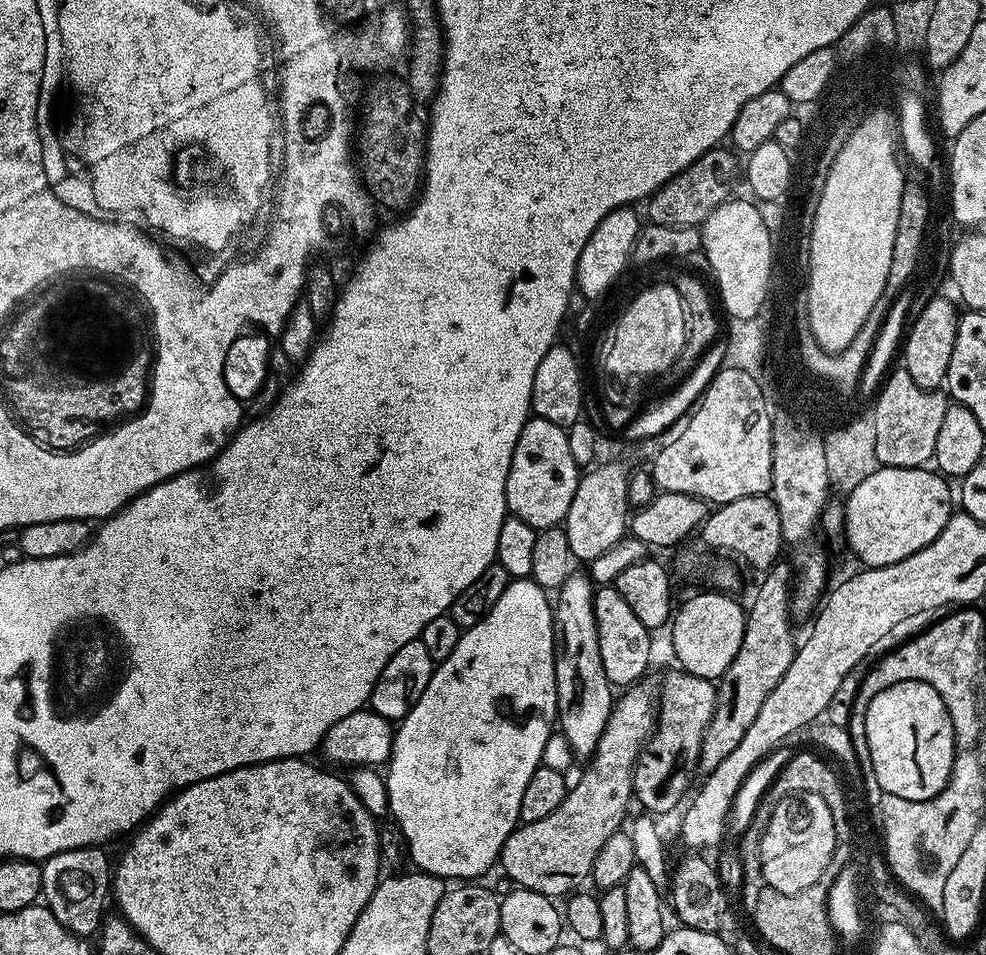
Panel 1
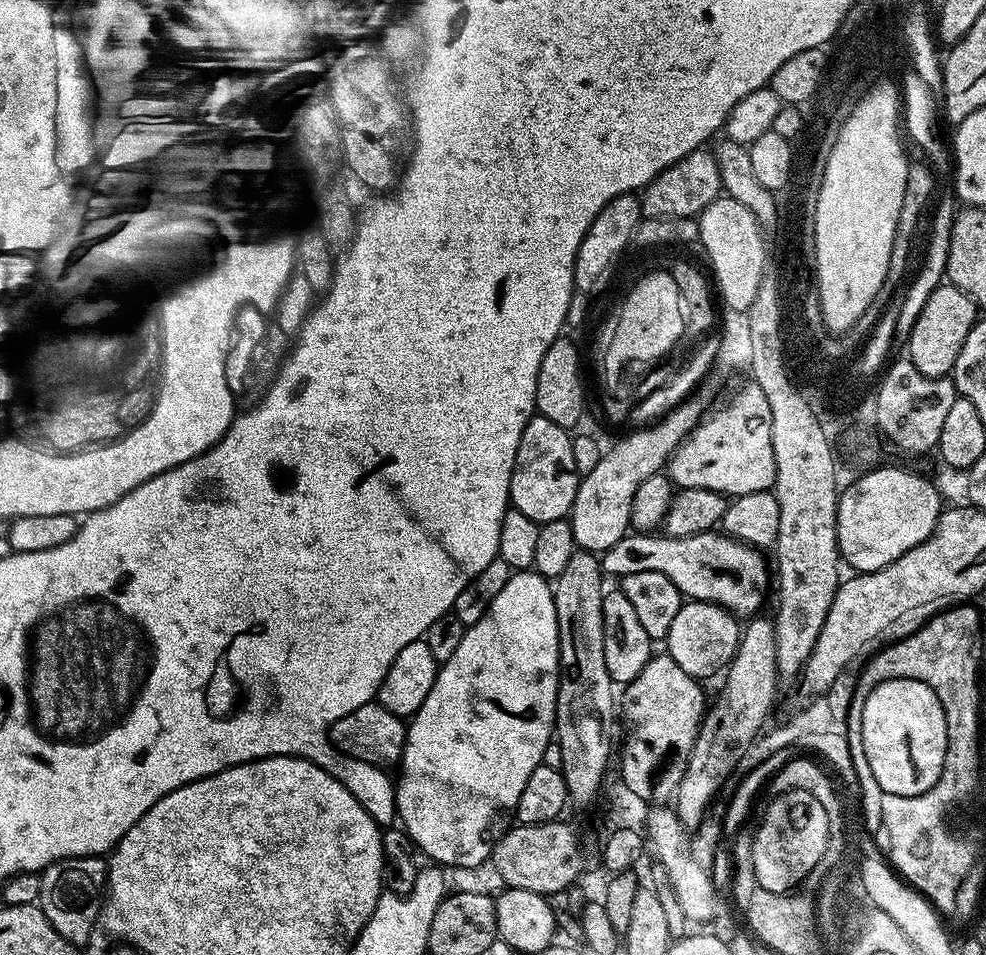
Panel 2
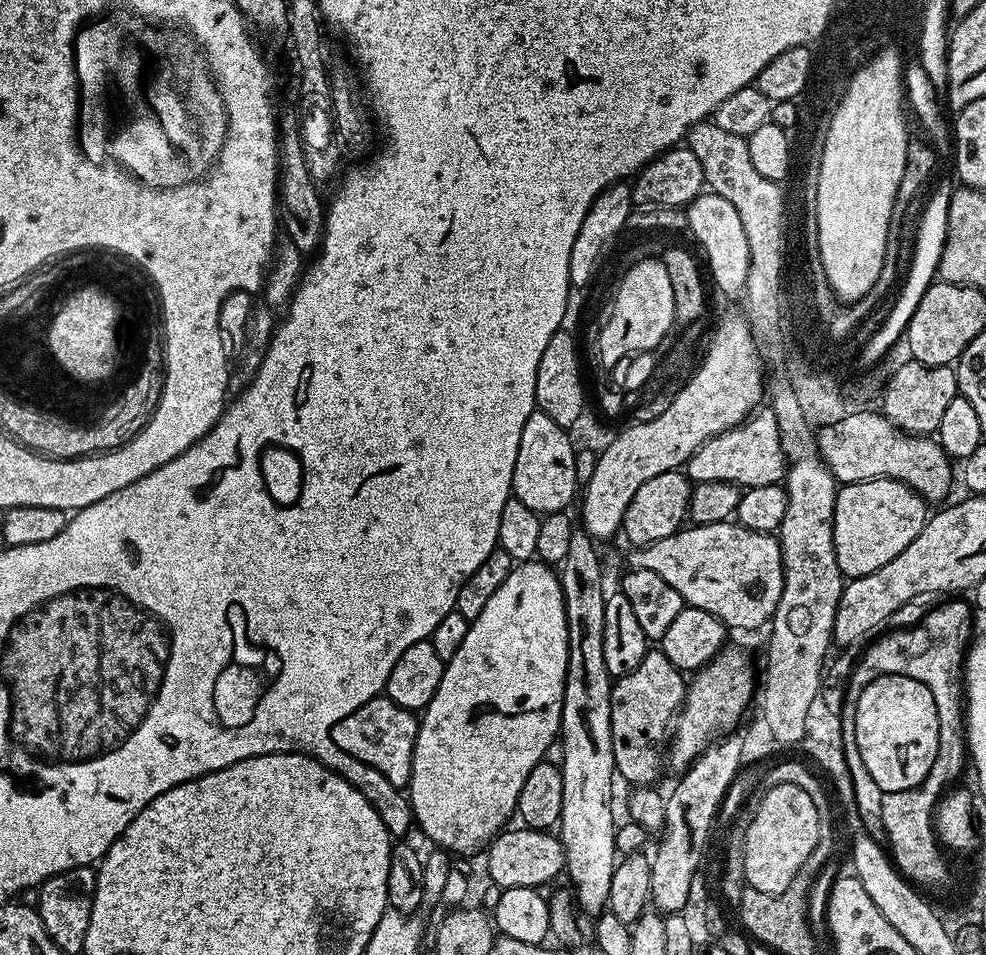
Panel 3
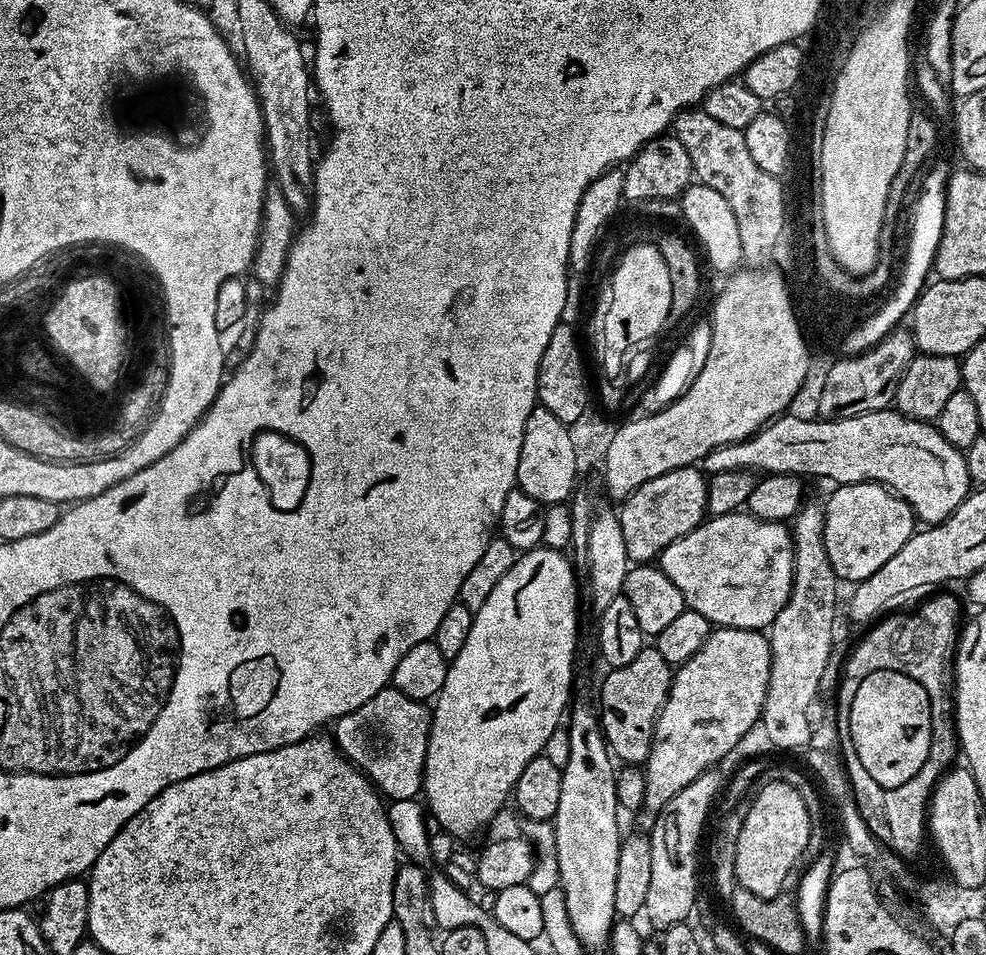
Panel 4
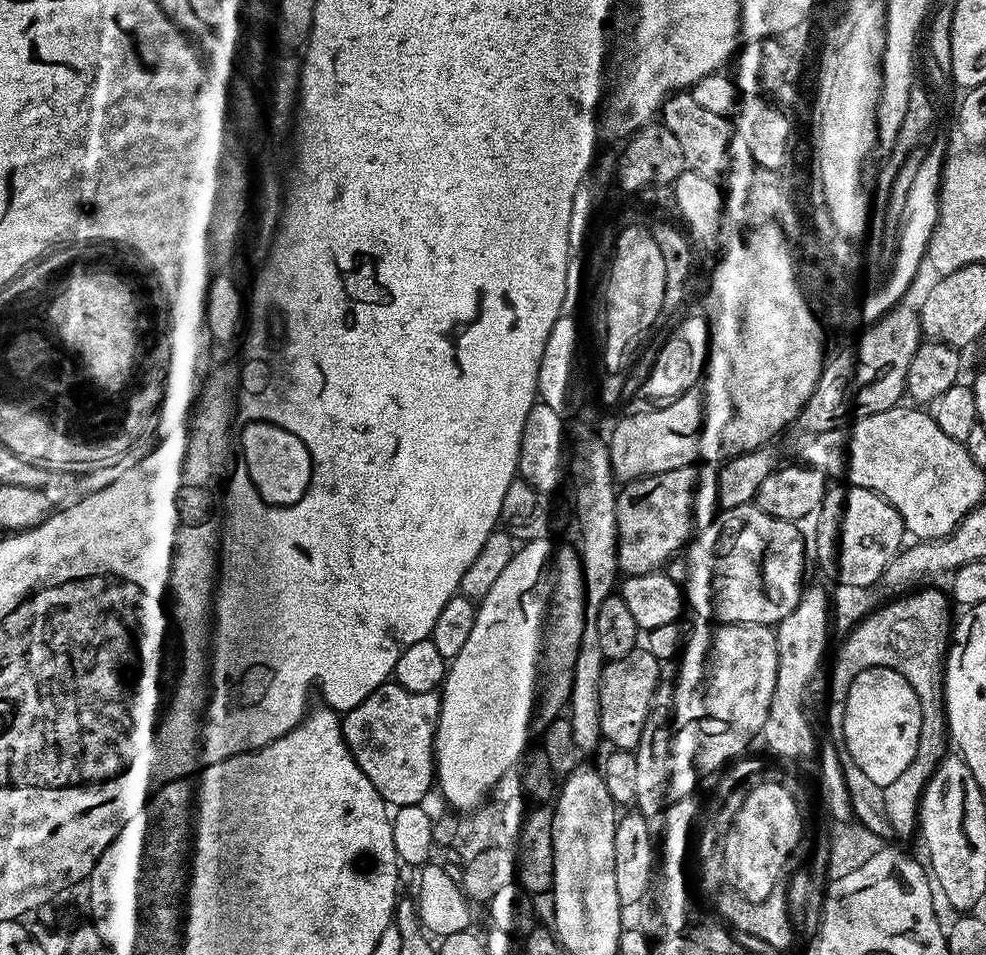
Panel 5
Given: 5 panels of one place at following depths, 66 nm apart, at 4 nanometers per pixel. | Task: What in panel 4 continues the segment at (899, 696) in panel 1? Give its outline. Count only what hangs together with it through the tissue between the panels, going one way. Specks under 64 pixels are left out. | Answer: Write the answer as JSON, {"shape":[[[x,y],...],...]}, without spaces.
{"shape":[[[876,670],[874,674],[866,674],[864,684],[860,687],[860,696],[856,696],[856,708],[852,708],[852,736],[856,736],[856,748],[860,752],[860,760],[868,764],[868,772],[882,776],[888,782],[899,782],[920,768],[920,760],[924,760],[924,752],[928,752],[928,712],[931,708],[928,695],[921,688],[916,688],[916,684],[912,684],[912,678],[906,674],[899,673],[898,670]]]}

